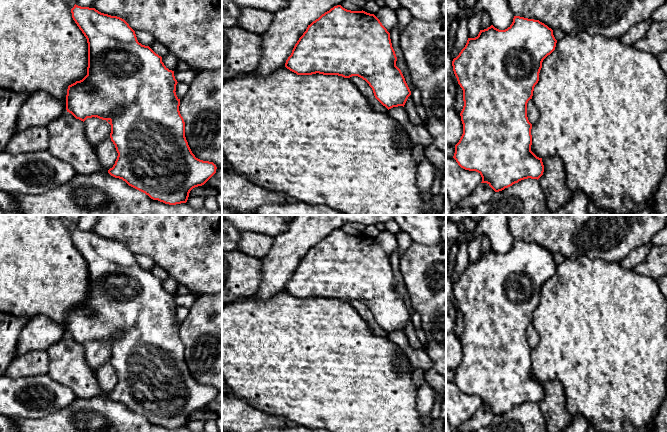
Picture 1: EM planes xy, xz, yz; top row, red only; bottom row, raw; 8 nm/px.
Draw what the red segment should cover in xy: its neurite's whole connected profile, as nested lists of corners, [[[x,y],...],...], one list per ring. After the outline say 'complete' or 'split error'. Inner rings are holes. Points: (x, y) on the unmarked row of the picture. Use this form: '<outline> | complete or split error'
[[[74,229],[72,242],[88,267],[87,299],[68,310],[66,334],[76,343],[85,345],[97,341],[111,349],[110,362],[118,377],[108,397],[122,403],[129,410],[145,417],[153,424],[176,429],[186,427],[190,415],[204,409],[215,397],[213,386],[203,385],[192,377],[185,361],[185,346],[180,338],[180,323],[176,319],[174,295],[162,286],[162,281],[149,270],[138,266],[135,255],[122,242],[104,238],[95,232]]] | complete

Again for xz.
[[[341,229],[334,230],[308,249],[295,268],[285,291],[297,299],[338,299],[344,302],[358,300],[372,312],[375,322],[388,334],[405,329],[411,315],[401,294],[396,290],[397,281],[392,271],[390,257],[374,239],[365,235],[351,235]]] | complete

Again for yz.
[[[514,240],[512,248],[505,254],[493,249],[480,254],[475,262],[468,262],[465,271],[453,283],[452,290],[458,308],[463,314],[464,330],[460,337],[463,358],[455,369],[453,382],[458,389],[469,395],[476,395],[495,416],[499,416],[524,403],[539,403],[544,396],[542,382],[531,375],[532,348],[527,341],[527,327],[532,323],[543,284],[556,271],[553,254],[539,244]]] | complete

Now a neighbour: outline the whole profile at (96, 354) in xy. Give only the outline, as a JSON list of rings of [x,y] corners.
[[[87,342],[84,345],[86,361],[89,367],[97,373],[98,368],[110,360],[111,349],[106,345],[99,342]]]

